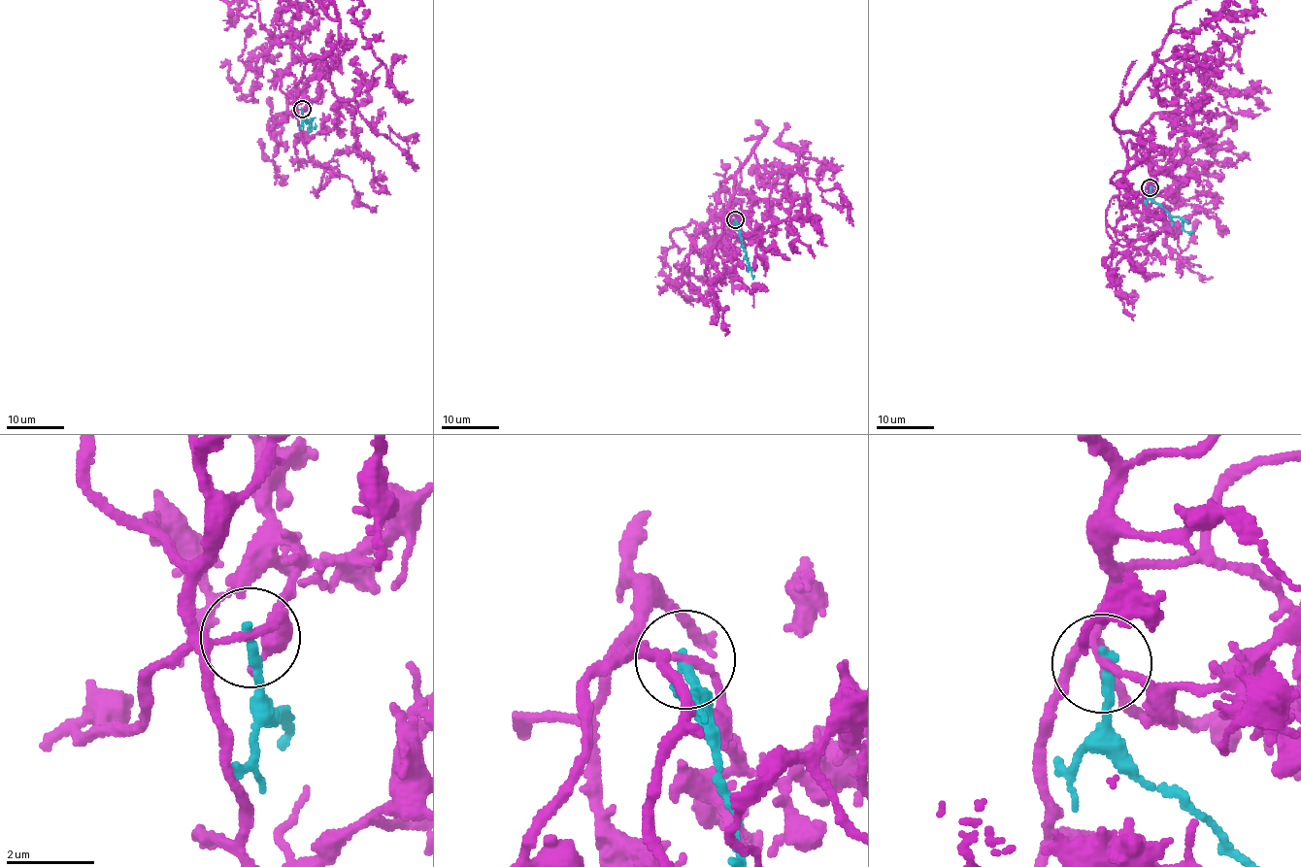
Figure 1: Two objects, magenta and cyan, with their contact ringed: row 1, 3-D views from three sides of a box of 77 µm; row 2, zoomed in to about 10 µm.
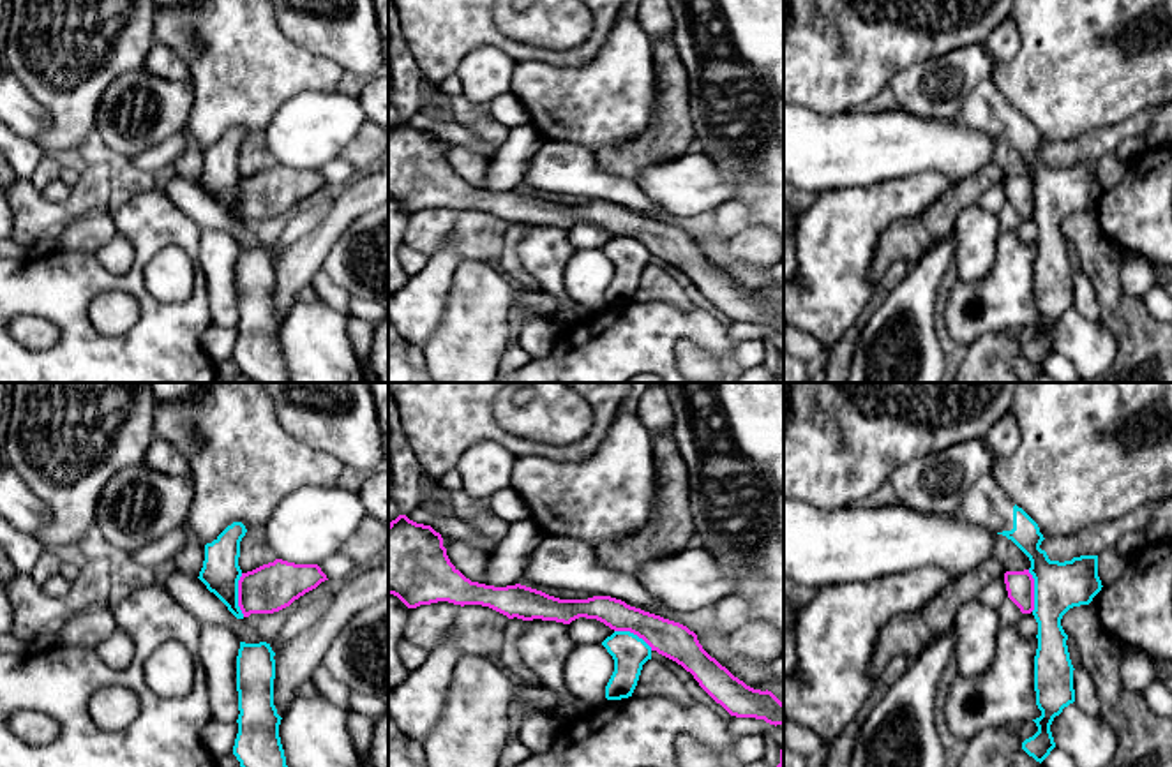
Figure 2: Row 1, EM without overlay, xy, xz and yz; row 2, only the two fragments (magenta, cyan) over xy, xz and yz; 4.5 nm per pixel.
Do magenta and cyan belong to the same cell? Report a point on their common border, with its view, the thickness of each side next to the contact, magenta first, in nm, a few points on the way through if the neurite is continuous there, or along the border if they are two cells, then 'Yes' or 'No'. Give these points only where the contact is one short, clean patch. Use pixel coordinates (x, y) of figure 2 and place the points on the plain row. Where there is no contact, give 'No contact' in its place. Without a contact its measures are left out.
Touches magenta at xy (239, 200). Thickness 220 nm (magenta) against 170 nm. Boundary: xy (240, 178), (239, 214), (244, 221). No

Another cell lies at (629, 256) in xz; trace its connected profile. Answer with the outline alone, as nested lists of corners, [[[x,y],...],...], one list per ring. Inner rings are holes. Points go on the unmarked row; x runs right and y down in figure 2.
[[[614,236],[602,250],[614,264],[614,277],[605,291],[607,305],[632,302],[642,270],[651,264],[651,252],[630,236]]]

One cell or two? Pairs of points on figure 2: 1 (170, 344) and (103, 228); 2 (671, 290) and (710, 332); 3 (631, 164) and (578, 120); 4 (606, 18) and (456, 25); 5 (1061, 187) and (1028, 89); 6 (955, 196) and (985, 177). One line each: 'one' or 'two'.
1: two
2: two
3: two
4: one
5: two
6: one

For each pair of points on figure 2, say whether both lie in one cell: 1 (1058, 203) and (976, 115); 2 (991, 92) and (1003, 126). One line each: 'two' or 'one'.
1: one
2: one

